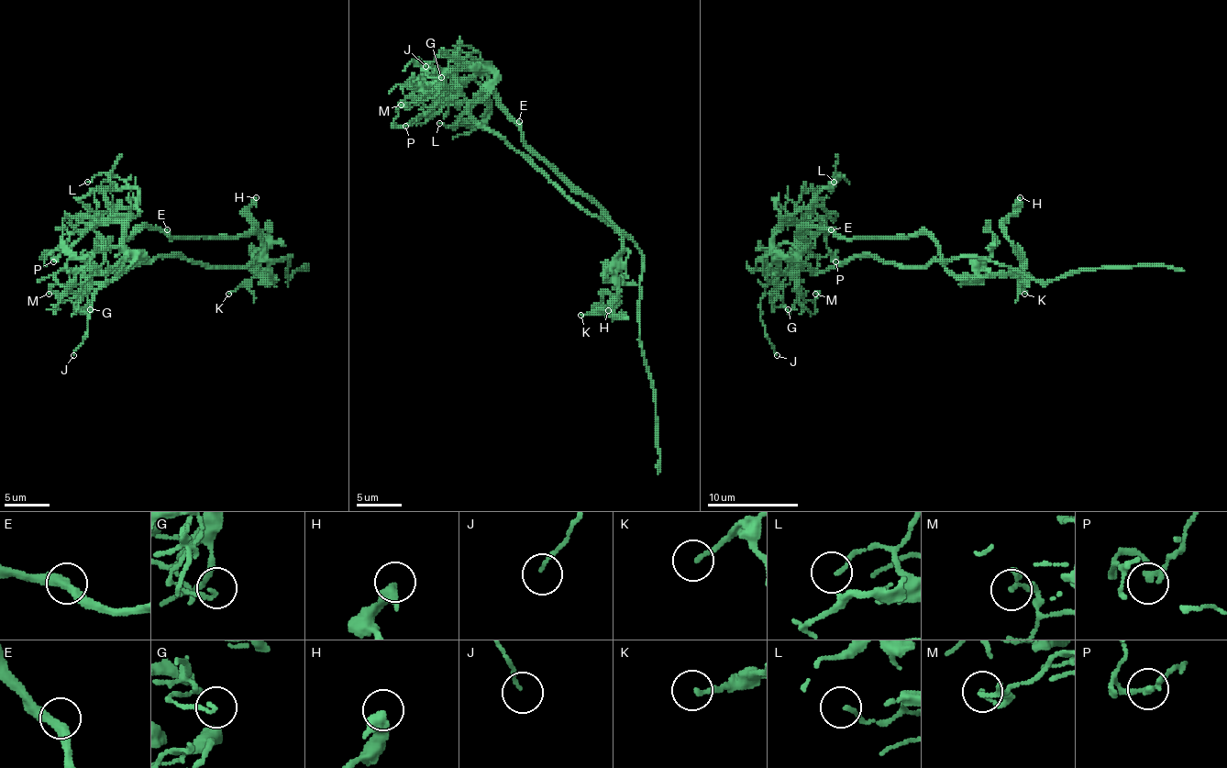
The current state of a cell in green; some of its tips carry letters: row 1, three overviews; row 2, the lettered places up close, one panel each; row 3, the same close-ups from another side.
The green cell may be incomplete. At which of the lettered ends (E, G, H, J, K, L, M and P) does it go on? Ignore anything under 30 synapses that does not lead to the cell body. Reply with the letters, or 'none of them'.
none of them

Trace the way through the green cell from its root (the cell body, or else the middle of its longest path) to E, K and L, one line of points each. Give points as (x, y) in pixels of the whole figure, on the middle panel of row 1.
E: (556, 187), (614, 228), (614, 223), (594, 203), (578, 194), (525, 143), (519, 121)
K: (556, 187), (591, 214), (601, 217), (622, 237), (617, 296), (603, 307), (580, 315)
L: (556, 187), (469, 112), (493, 77), (476, 61), (490, 82), (490, 112), (455, 128), (439, 123)

